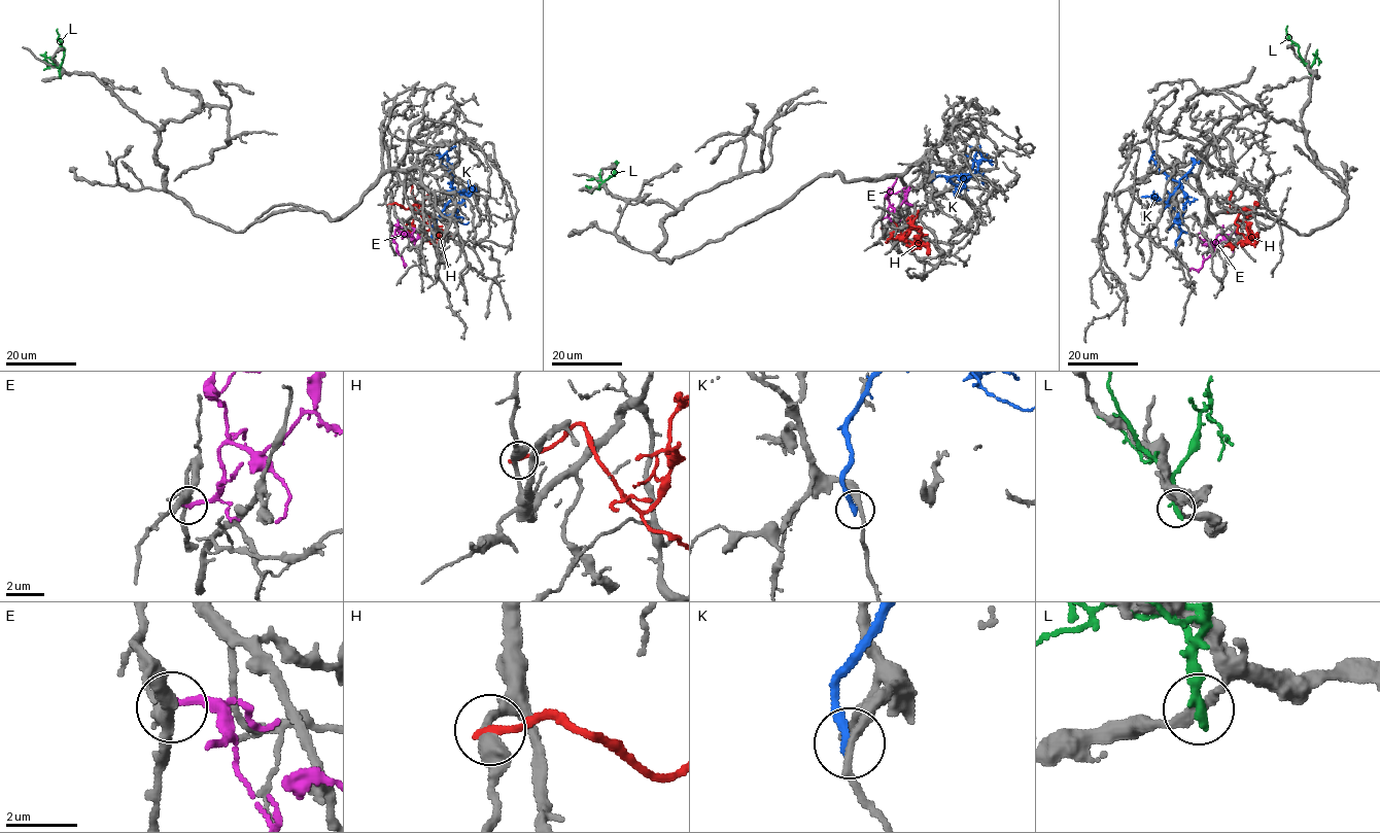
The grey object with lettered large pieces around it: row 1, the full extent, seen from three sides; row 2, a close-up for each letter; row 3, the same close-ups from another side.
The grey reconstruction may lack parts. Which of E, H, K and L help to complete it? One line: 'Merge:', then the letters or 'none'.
Merge: none

